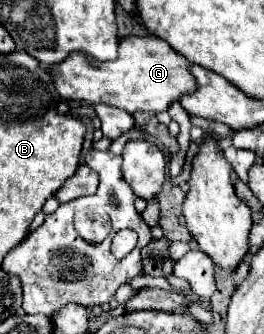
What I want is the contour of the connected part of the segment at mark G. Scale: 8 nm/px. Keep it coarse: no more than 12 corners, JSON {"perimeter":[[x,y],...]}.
{"perimeter":[[158,36],[118,58],[72,52],[48,72],[64,100],[158,114],[194,92],[190,62]]}

